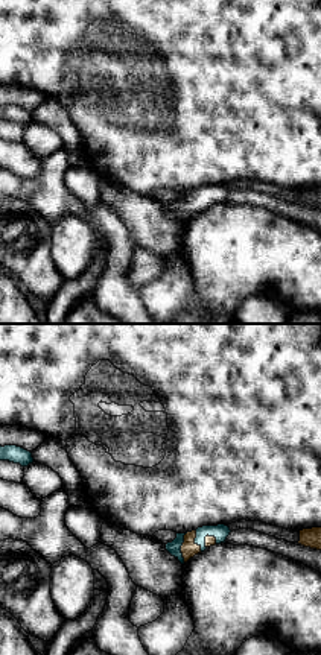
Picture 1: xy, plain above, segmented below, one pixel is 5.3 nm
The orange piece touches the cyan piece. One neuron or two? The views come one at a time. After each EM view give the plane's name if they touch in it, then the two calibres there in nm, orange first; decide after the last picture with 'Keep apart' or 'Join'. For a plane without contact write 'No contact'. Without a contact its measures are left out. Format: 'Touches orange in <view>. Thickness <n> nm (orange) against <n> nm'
Touches orange in xy. Thickness 90 nm (orange) against 70 nm

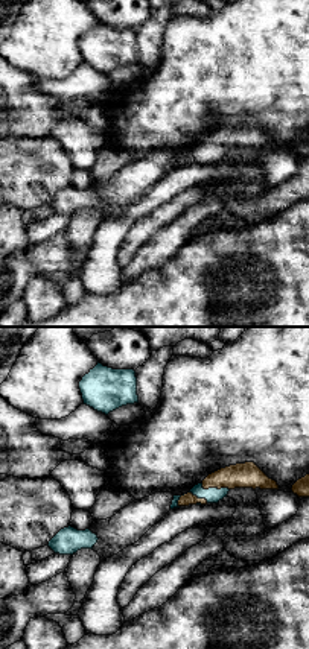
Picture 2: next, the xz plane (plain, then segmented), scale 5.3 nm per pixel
Touches orange in xz. Thickness 140 nm (orange) against 80 nm

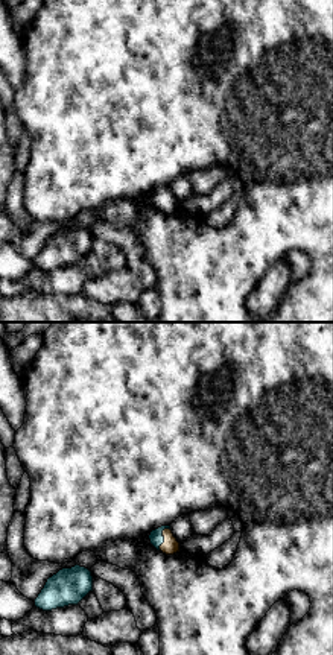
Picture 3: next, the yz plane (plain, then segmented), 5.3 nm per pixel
Touches orange in yz. Thickness 90 nm (orange) against 70 nm

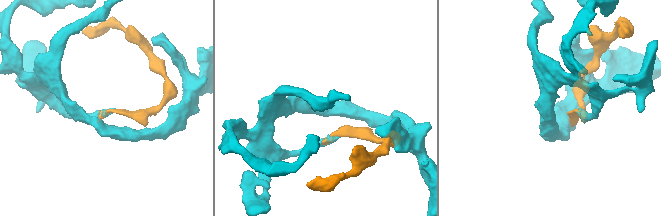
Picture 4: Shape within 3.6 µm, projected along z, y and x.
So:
Join

